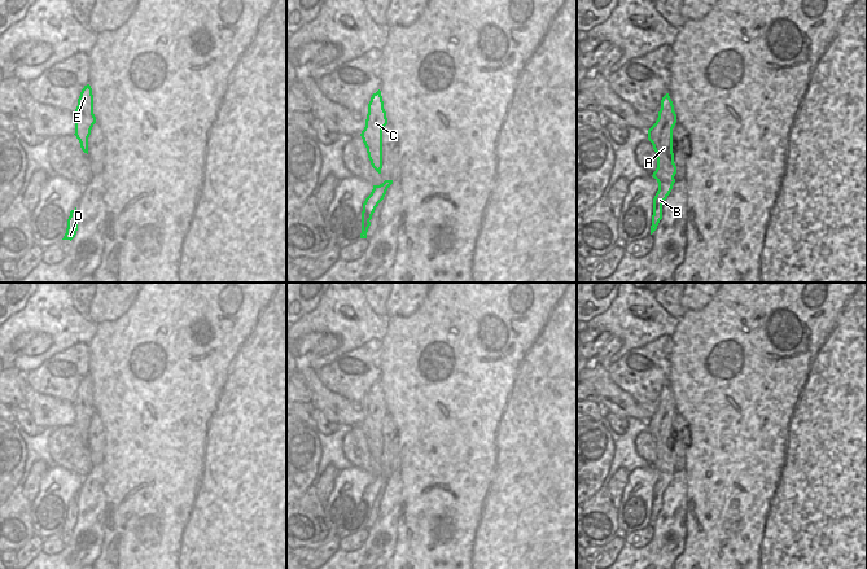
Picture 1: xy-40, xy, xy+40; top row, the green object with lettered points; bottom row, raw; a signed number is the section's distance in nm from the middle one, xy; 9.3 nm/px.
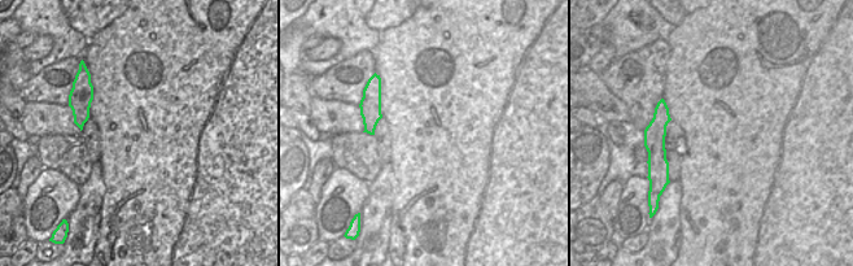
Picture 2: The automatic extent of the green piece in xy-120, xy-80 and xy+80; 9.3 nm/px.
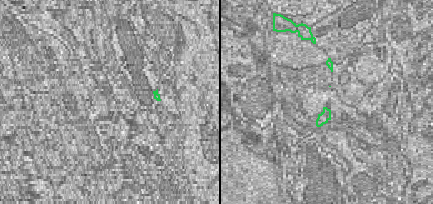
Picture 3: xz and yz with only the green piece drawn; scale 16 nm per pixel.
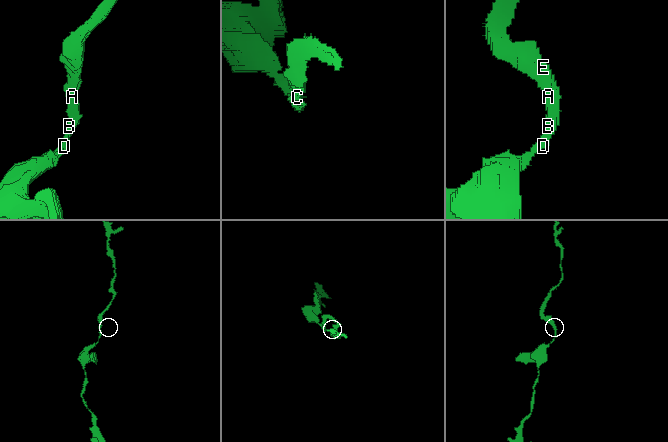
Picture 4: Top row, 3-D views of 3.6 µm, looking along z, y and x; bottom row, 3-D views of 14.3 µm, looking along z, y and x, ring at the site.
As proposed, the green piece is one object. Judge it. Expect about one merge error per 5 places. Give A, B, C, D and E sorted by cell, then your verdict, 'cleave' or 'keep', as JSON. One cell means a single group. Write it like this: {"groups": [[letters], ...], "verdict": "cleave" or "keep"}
{"groups": [["A", "B", "C", "D", "E"]], "verdict": "keep"}

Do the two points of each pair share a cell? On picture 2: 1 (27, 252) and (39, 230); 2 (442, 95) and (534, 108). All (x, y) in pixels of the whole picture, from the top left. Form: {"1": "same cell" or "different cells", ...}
{"1": "different cells", "2": "same cell"}

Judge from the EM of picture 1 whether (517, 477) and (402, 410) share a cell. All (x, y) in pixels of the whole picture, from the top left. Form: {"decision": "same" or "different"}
{"decision": "same"}

